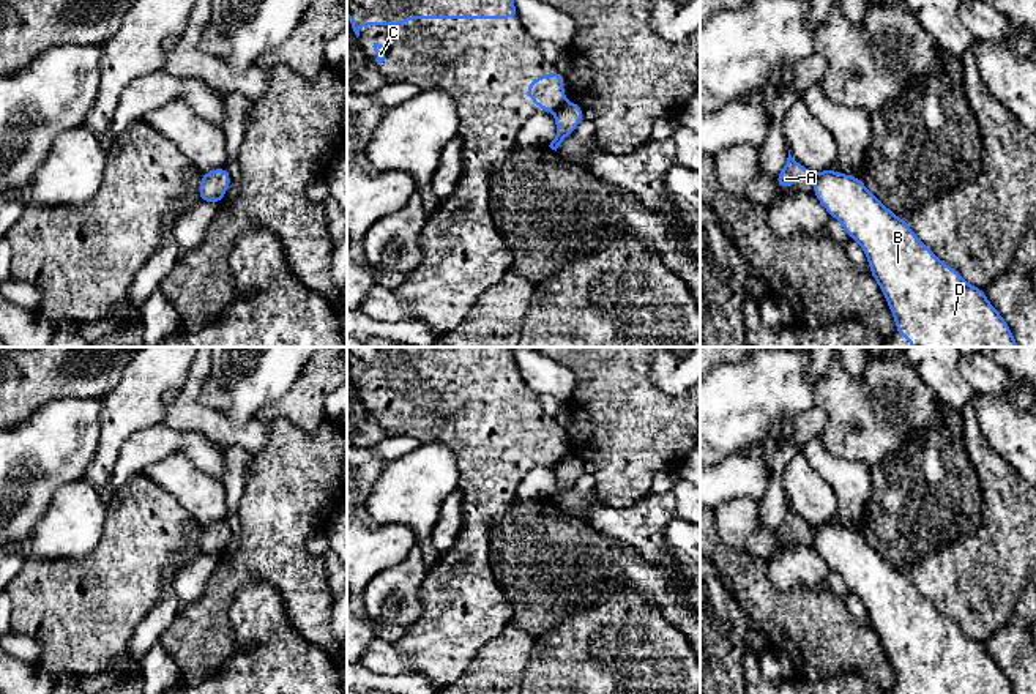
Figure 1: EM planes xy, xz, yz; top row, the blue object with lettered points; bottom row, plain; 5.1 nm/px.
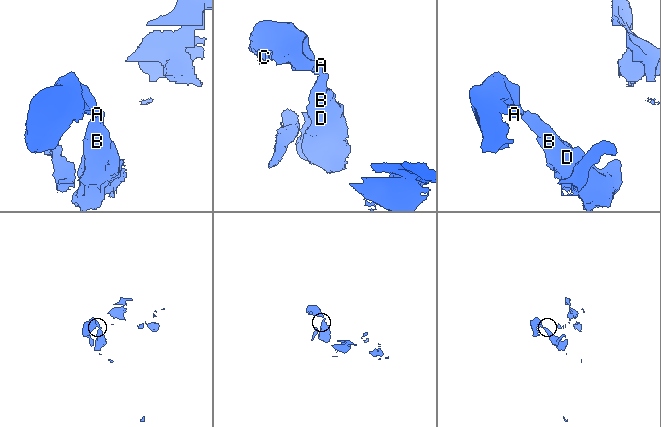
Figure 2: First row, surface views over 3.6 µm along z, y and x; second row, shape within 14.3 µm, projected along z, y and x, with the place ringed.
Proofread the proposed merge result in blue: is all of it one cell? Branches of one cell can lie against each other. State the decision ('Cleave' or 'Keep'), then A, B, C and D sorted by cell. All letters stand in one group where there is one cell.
Cleave. Groups: A C / B D

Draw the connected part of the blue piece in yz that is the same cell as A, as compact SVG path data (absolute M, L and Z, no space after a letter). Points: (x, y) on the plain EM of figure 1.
M788 503L788 511L784 522L776 530L777 543L793 539L796 533L815 533L815 525L809 524L803 517L796 516Z

